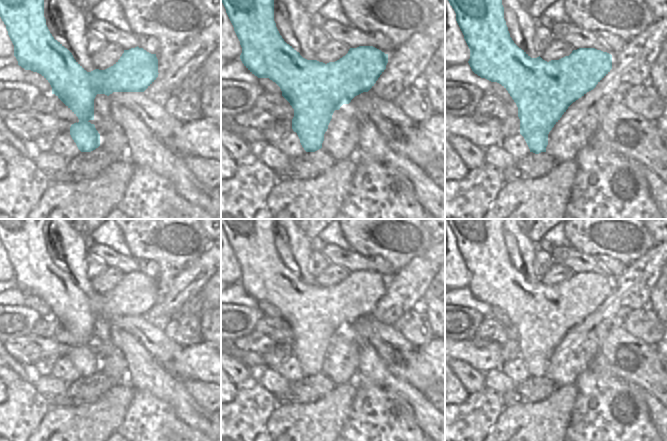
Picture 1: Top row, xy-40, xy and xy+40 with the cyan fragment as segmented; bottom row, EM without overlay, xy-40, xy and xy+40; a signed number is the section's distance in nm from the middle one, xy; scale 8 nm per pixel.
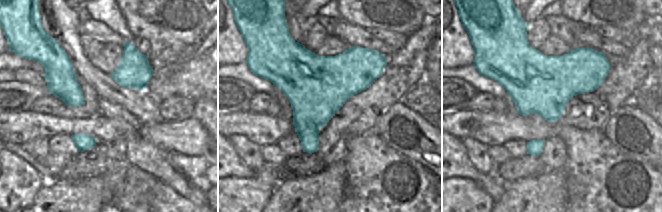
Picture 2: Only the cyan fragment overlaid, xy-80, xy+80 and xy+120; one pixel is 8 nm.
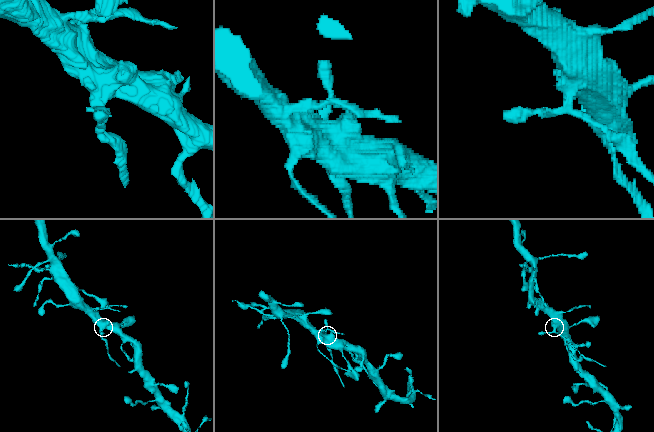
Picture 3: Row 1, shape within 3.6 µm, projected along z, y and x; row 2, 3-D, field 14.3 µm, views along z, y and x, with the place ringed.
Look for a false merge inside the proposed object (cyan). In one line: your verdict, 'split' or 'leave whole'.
split

